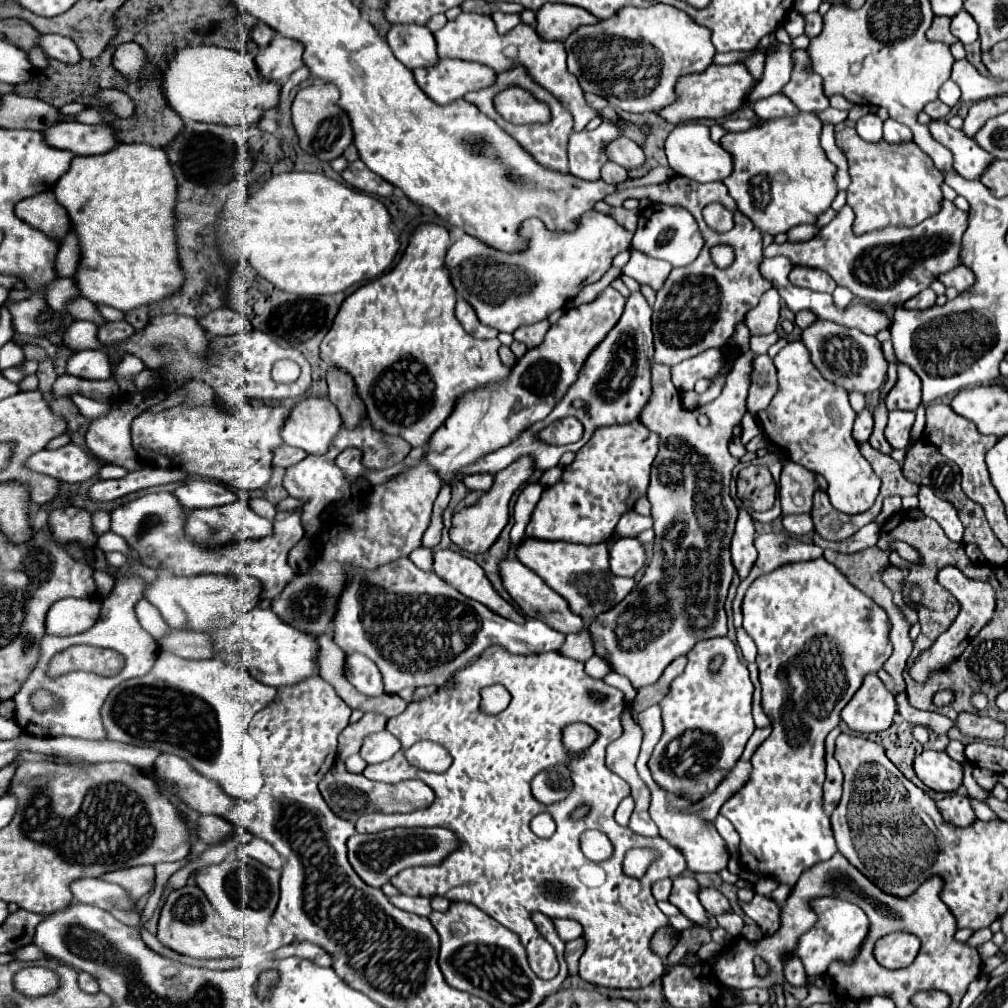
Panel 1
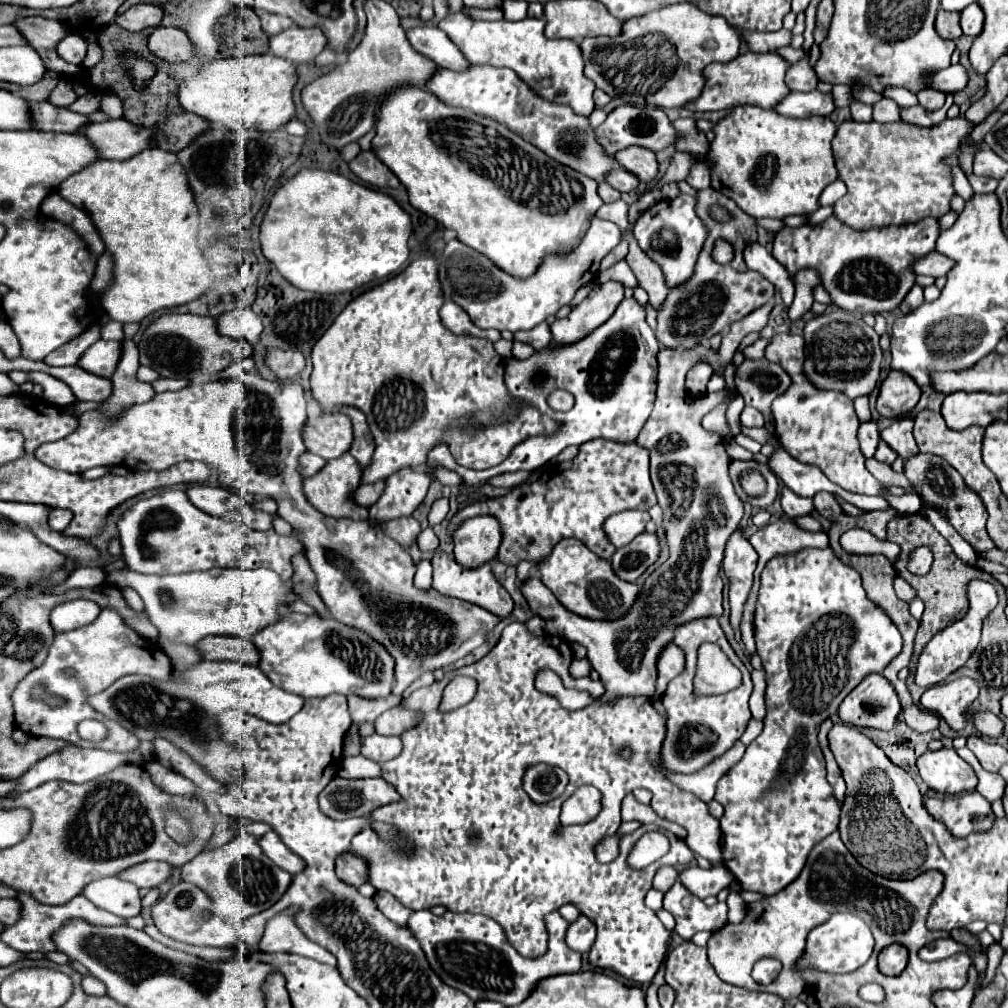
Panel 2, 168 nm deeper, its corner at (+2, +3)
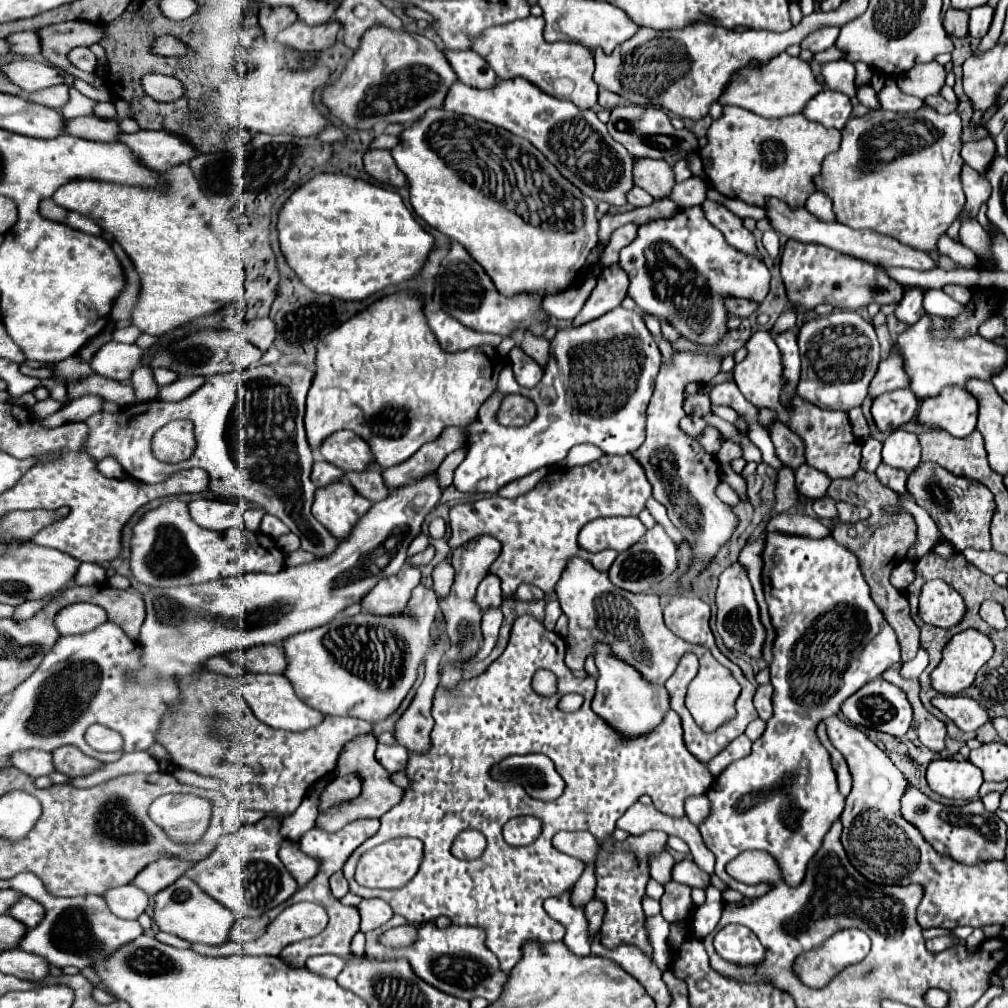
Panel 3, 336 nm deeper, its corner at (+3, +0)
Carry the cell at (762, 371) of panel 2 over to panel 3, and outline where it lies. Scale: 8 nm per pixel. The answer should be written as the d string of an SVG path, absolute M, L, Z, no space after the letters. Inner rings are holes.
M774 422L770 426L770 436L772 436L772 442L776 446L776 454L778 458L792 470L796 470L798 466L802 466L806 462L804 458L804 446L802 446L802 440L798 438L798 434L794 434L788 426L780 424L780 422Z

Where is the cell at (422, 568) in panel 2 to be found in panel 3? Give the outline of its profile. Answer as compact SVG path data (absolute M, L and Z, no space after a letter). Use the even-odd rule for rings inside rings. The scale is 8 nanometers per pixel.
M416 586L406 610L410 614L402 614L402 618L340 614L326 626L284 640L288 658L284 674L296 694L326 716L352 716L372 724L390 718L418 676L418 666L428 650L430 626L440 610L438 596L424 586Z

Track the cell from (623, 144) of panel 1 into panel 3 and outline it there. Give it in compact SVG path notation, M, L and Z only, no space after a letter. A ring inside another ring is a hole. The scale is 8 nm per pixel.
M638 158L634 164L634 184L644 188L656 200L668 198L676 180L672 166L666 160Z

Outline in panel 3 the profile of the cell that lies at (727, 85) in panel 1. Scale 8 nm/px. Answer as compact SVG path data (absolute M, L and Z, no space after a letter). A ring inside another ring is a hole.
M782 52L776 58L772 58L772 62L768 66L754 68L754 64L752 64L752 66L744 68L738 76L734 76L726 94L718 102L736 104L740 108L752 110L766 118L782 118L788 114L802 112L806 102L812 100L822 90L824 90L824 84L814 76L814 72L806 60L794 58L786 52Z

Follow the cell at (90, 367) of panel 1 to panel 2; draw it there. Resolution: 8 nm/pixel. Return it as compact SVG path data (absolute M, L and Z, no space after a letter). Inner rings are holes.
M95 341L79 359L79 367L99 375L99 377L111 377L115 373L117 361L121 355L121 343L119 341Z

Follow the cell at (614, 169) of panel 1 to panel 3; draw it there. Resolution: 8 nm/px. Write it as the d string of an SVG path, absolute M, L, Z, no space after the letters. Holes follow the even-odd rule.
M632 188L630 192L628 192L628 202L634 206L634 208L640 208L640 206L650 206L652 202L654 202L654 198L646 192L646 190L642 190L642 188Z

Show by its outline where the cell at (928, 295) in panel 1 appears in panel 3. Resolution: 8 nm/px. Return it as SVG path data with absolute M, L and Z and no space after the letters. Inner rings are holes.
M920 288L906 290L904 298L896 306L896 318L910 324L910 326L916 324L926 314L926 310L922 306L922 296L924 296L924 292Z

